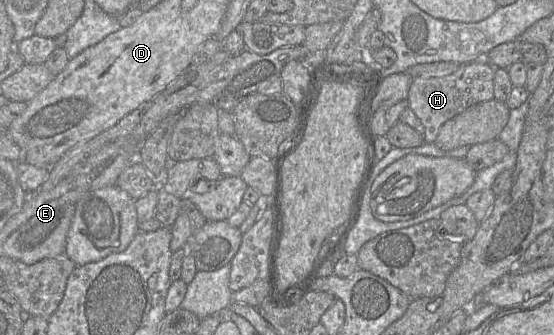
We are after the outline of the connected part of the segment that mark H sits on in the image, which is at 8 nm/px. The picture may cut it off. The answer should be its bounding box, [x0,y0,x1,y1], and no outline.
[408,59,494,143]

